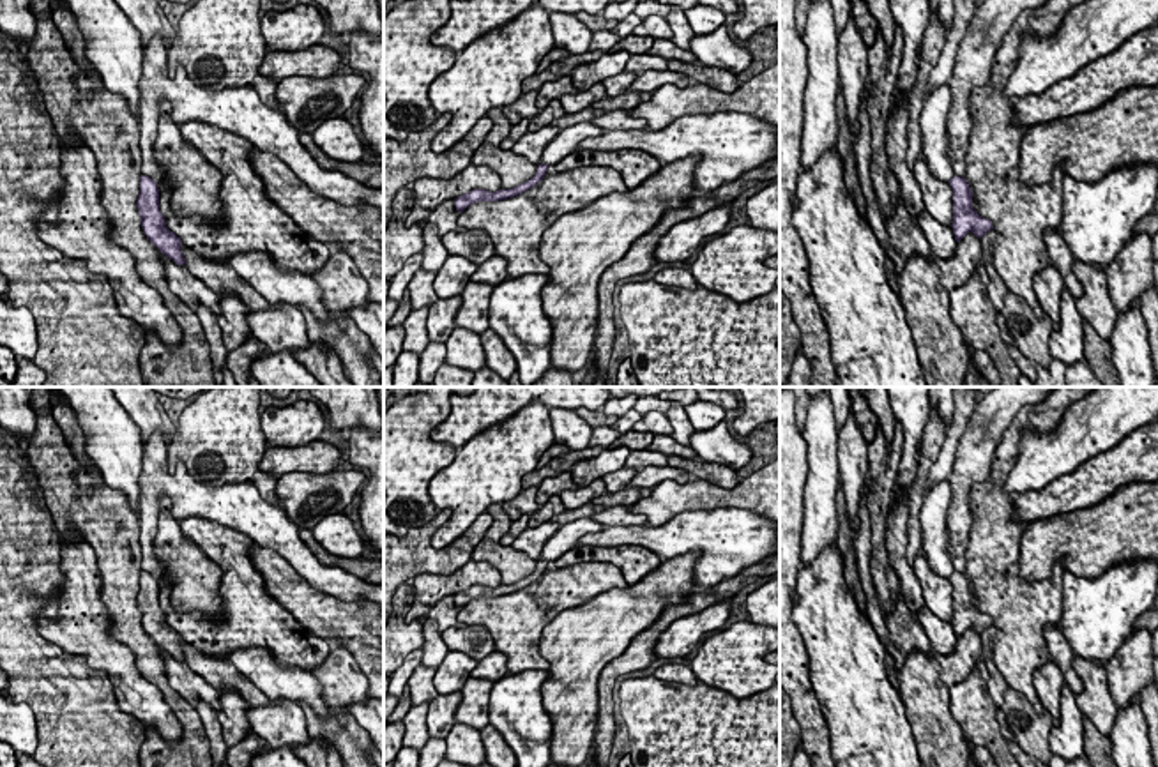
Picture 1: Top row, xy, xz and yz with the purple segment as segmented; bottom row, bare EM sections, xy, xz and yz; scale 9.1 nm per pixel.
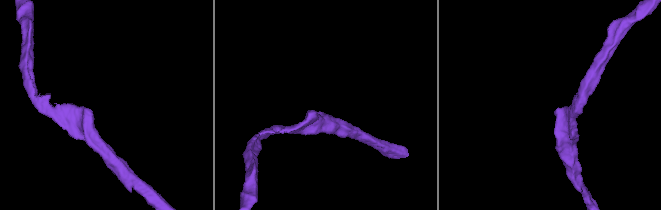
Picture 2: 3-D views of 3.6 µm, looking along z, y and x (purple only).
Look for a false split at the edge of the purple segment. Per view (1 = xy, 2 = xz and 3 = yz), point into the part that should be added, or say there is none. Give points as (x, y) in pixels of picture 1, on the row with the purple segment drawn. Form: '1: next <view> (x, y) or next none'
1: next none
2: next none
3: next none

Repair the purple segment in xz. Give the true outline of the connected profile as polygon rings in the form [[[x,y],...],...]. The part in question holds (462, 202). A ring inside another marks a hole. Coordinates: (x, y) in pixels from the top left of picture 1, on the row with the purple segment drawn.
[[[537,164],[536,175],[530,180],[527,180],[513,189],[499,189],[495,193],[490,193],[484,189],[474,189],[470,193],[465,193],[465,194],[454,198],[454,207],[458,212],[463,212],[469,205],[477,203],[477,201],[499,201],[499,200],[507,200],[507,198],[518,196],[518,194],[529,191],[530,187],[537,186],[545,178],[546,170],[548,170],[548,164]]]

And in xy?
[[[147,175],[140,177],[136,207],[147,239],[177,265],[186,265],[186,258],[180,251],[182,242],[173,232],[168,230],[164,216],[159,210],[157,182]]]

